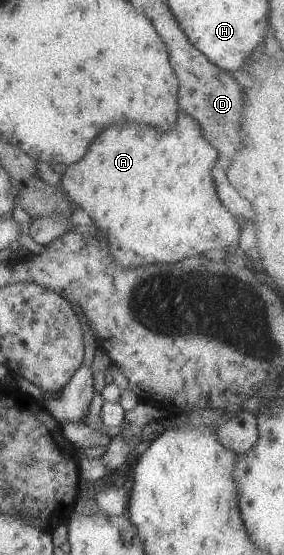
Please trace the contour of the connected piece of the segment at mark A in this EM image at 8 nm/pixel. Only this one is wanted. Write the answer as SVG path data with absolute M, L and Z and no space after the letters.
M181 117L169 133L161 133L149 125L111 125L97 135L79 161L67 167L60 185L69 201L75 203L77 210L82 211L106 237L110 256L119 268L173 264L209 249L239 253L240 221L222 204L212 176L213 166L217 166L220 155L205 141L193 118Z

